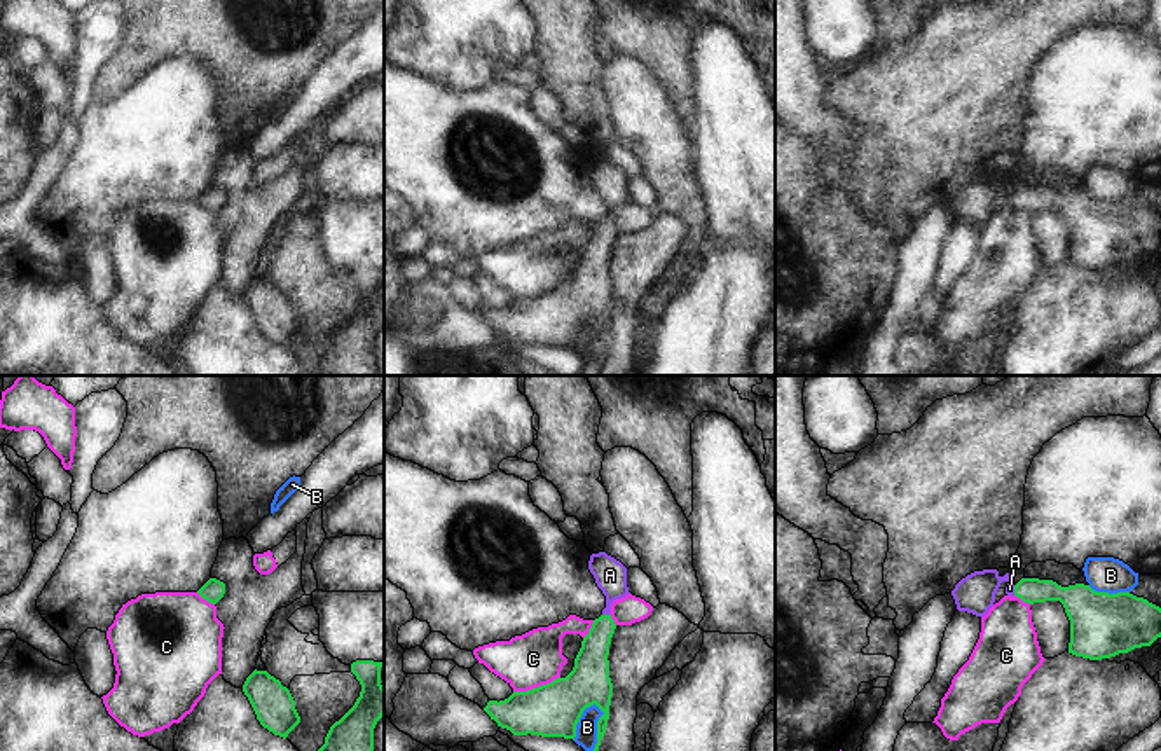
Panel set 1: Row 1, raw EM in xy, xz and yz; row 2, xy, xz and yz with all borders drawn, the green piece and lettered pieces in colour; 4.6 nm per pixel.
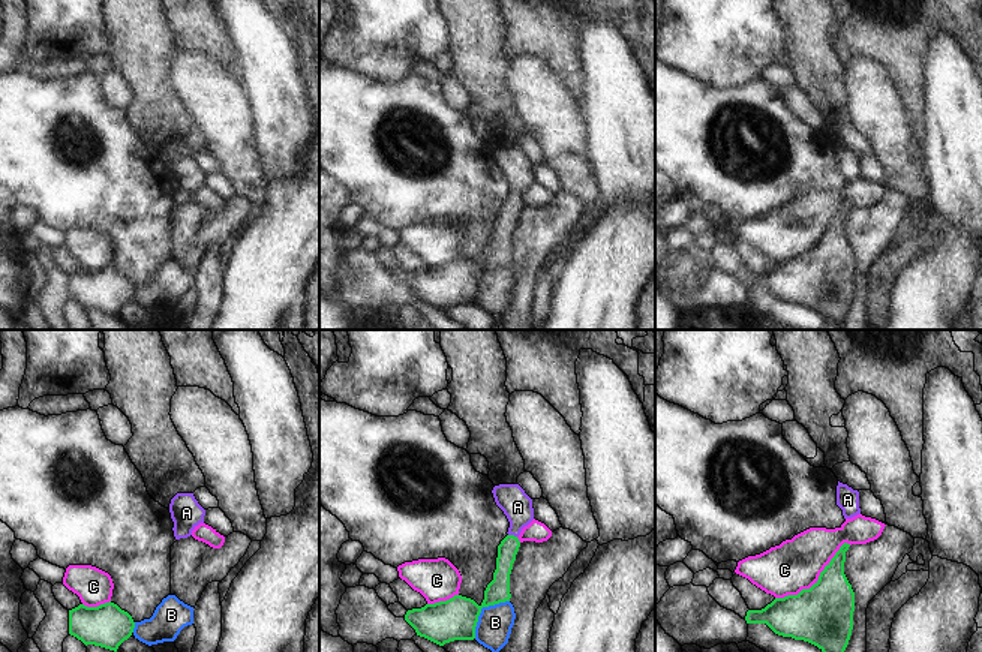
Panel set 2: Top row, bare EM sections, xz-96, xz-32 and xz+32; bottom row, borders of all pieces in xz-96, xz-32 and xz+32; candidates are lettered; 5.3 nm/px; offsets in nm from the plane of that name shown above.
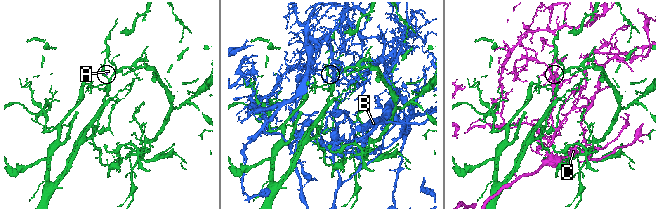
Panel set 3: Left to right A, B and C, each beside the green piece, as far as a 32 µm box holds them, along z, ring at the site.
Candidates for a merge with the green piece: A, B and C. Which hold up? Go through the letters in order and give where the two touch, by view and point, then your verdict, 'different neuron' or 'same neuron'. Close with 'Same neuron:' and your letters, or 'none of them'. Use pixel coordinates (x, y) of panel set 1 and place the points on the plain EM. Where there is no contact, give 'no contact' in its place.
A: contact xz (606, 224); same neuron
B: contact xz (597, 336); different neuron
C: contact xz (538, 296); different neuron
Same neuron: A

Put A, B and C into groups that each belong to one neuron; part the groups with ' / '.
A / B / C

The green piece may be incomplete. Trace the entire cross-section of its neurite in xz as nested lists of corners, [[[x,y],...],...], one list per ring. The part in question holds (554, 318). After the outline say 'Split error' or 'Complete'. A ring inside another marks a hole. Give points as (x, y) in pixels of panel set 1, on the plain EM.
[[[606,161],[592,162],[588,178],[606,204],[606,217],[583,246],[573,279],[548,293],[513,300],[505,309],[489,309],[484,316],[498,335],[510,339],[513,344],[531,342],[574,349],[583,320],[595,313],[604,321],[597,330],[594,360],[599,360],[613,306],[608,264],[616,232],[611,227],[611,213],[630,201],[627,176]]]. Split error

